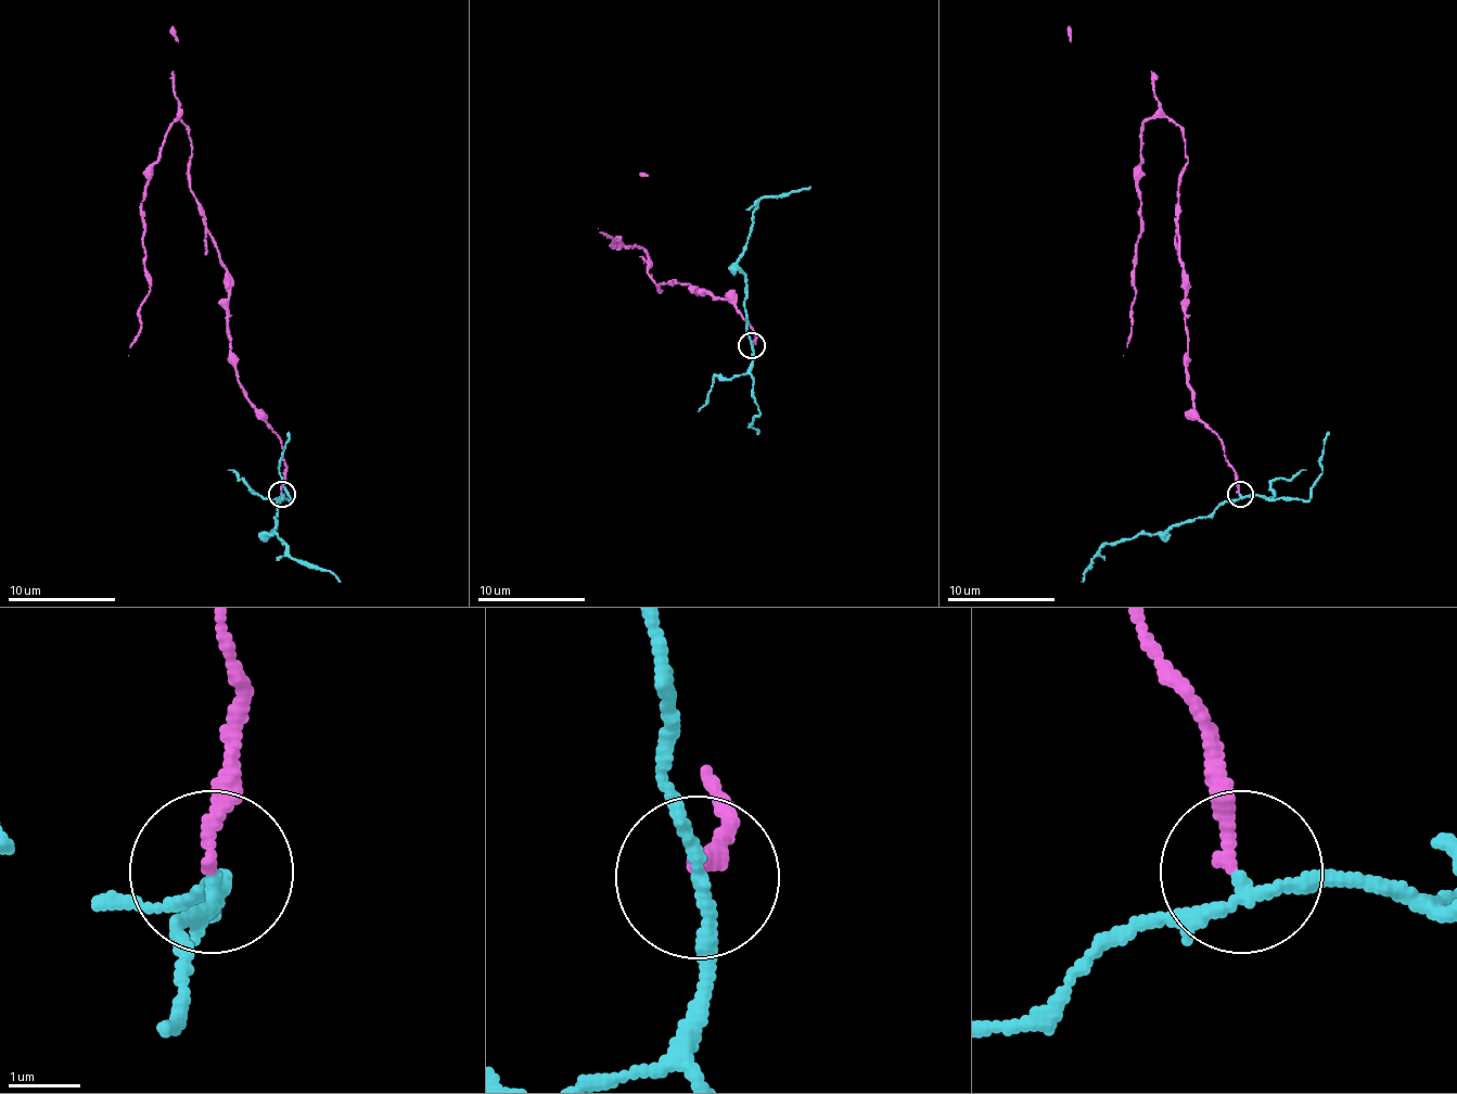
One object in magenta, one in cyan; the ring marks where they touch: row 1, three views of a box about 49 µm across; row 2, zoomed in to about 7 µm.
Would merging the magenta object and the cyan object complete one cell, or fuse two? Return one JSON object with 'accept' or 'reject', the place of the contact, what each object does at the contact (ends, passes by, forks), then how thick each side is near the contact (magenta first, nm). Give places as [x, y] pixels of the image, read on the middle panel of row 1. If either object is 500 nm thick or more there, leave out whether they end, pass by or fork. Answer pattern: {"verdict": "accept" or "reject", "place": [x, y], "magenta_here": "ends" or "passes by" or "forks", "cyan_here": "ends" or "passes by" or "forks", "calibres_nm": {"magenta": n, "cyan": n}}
{"verdict": "reject", "place": [751, 345], "magenta_here": "ends", "cyan_here": "passes by", "calibres_nm": {"magenta": 170, "cyan": 160}}

